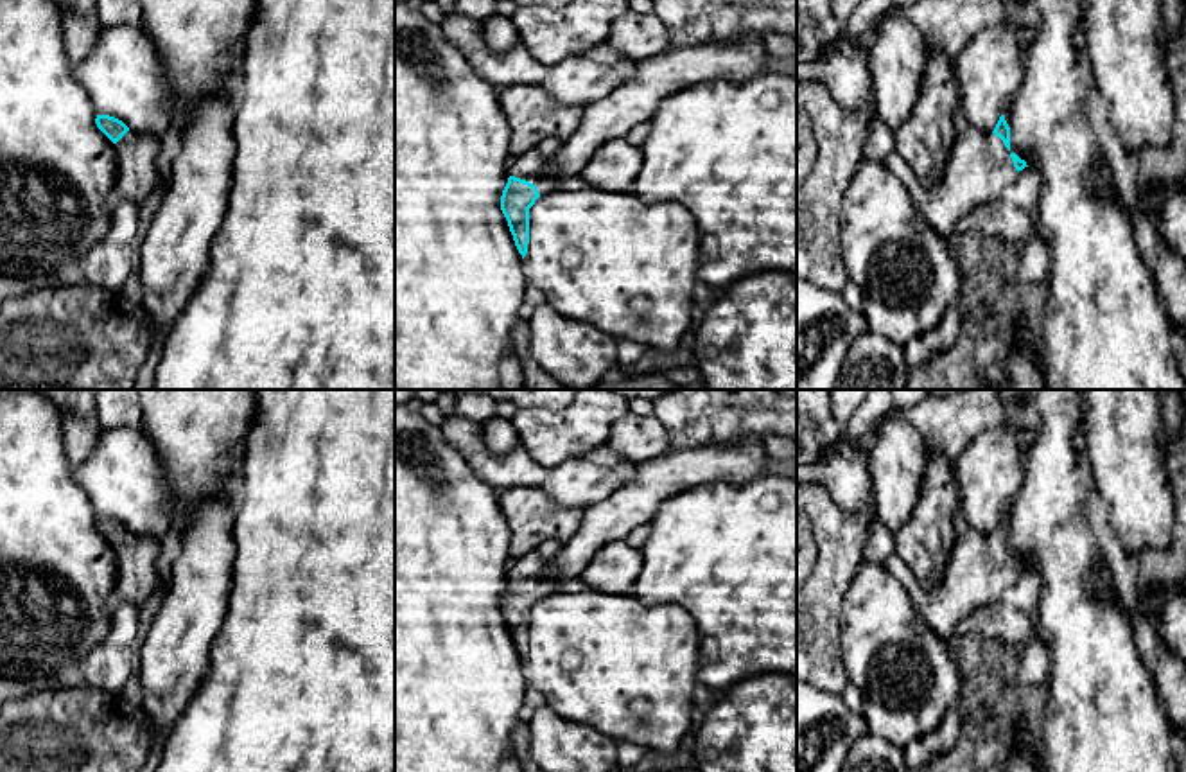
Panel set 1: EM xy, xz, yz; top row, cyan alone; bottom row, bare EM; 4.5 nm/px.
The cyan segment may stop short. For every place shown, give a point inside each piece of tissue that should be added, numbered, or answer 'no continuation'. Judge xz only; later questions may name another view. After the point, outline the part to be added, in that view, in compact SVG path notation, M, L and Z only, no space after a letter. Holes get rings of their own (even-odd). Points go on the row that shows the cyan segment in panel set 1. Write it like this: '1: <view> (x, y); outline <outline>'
1: xz (533, 166); outline M544 138L535 147L510 162L510 176L533 183L540 196L558 189L558 181L549 165L560 145L562 138Z

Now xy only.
1: xy (137, 153); outline M127 131L113 145L118 169L115 190L122 199L140 205L160 185L160 138Z

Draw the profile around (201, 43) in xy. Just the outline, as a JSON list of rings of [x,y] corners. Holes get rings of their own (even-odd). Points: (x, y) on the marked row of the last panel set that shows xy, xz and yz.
[[[140,0],[142,29],[156,45],[170,86],[167,104],[183,124],[240,79],[257,0]]]

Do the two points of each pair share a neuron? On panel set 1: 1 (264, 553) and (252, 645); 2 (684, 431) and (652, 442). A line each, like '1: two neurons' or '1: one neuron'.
1: one neuron
2: two neurons

